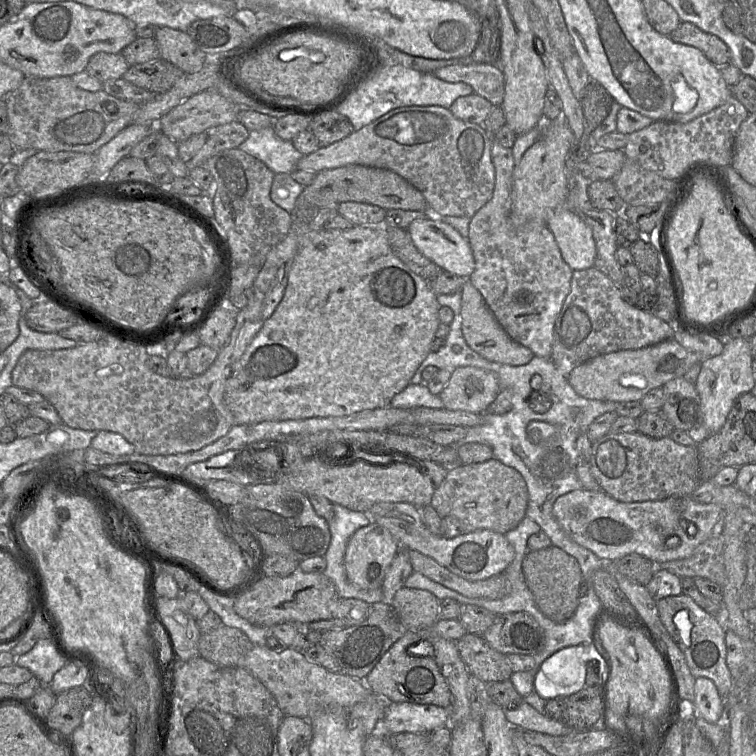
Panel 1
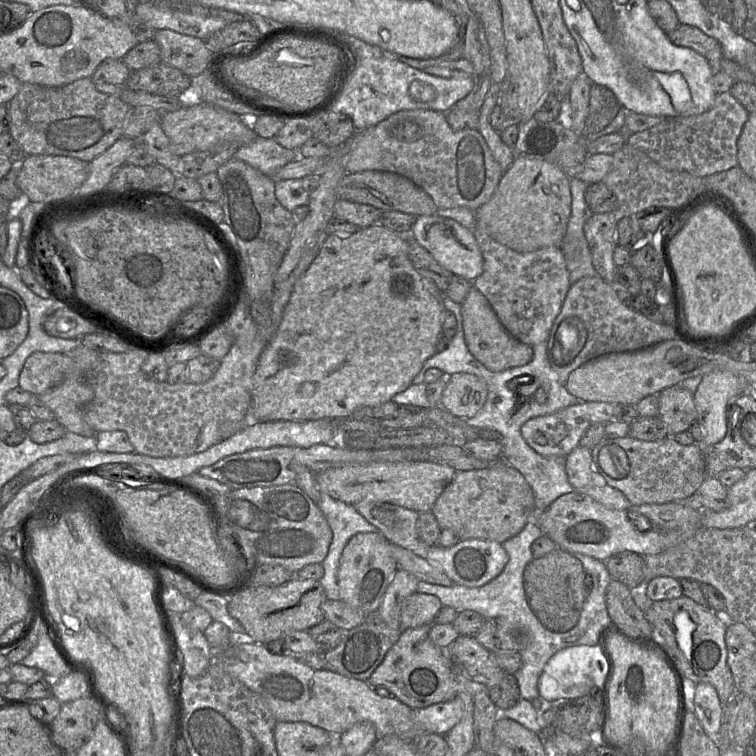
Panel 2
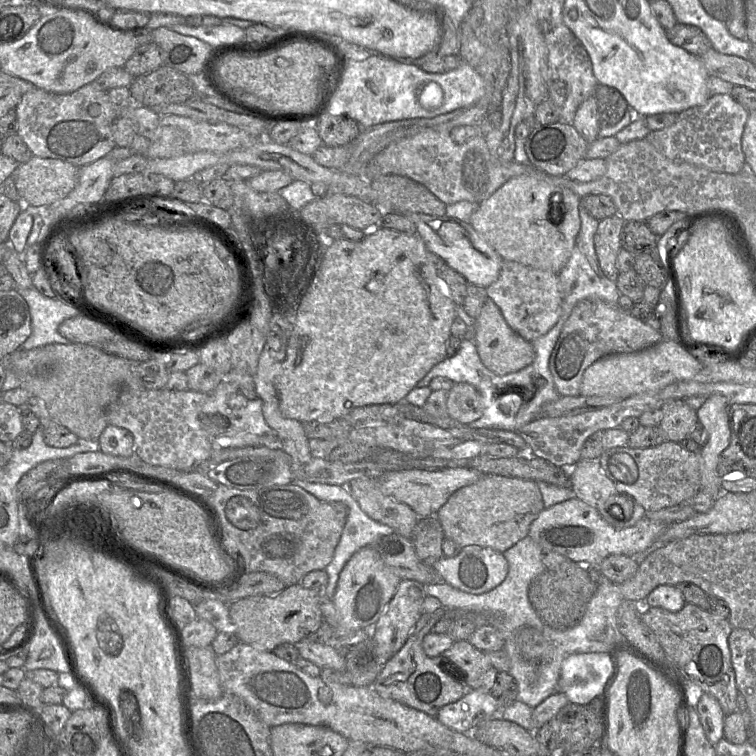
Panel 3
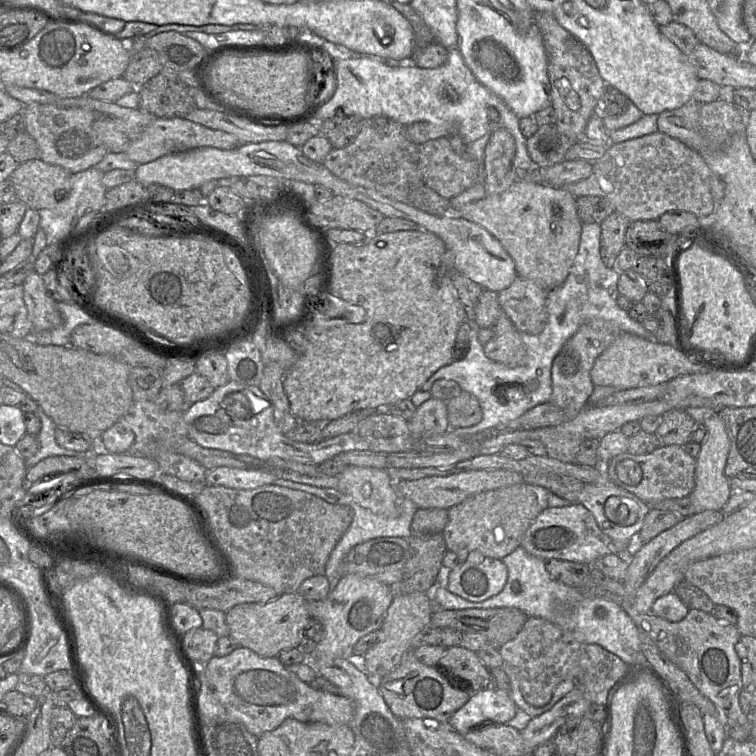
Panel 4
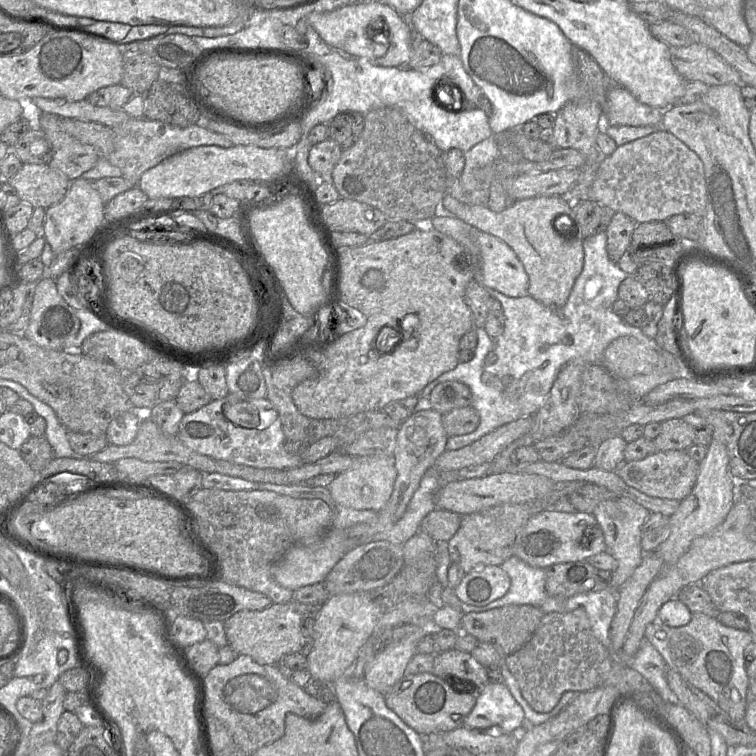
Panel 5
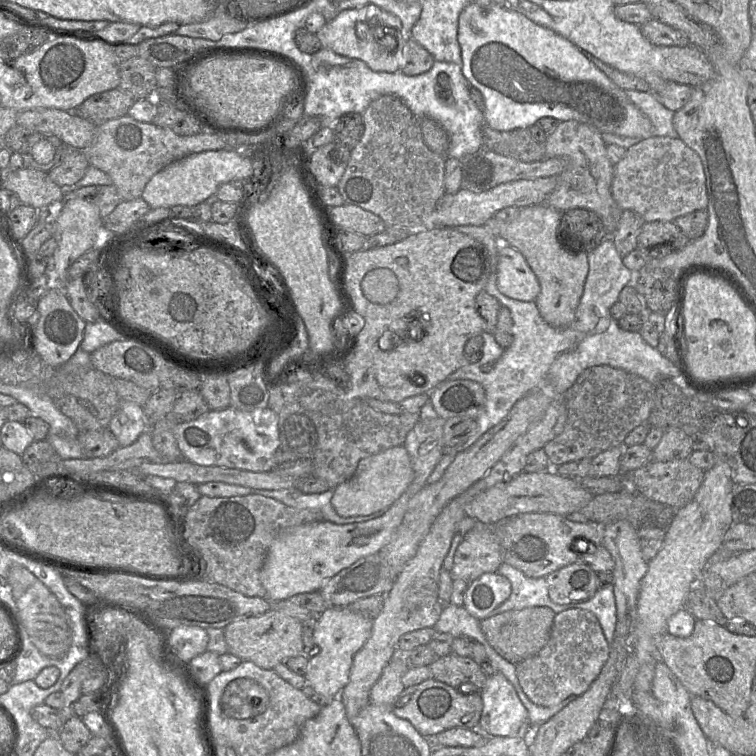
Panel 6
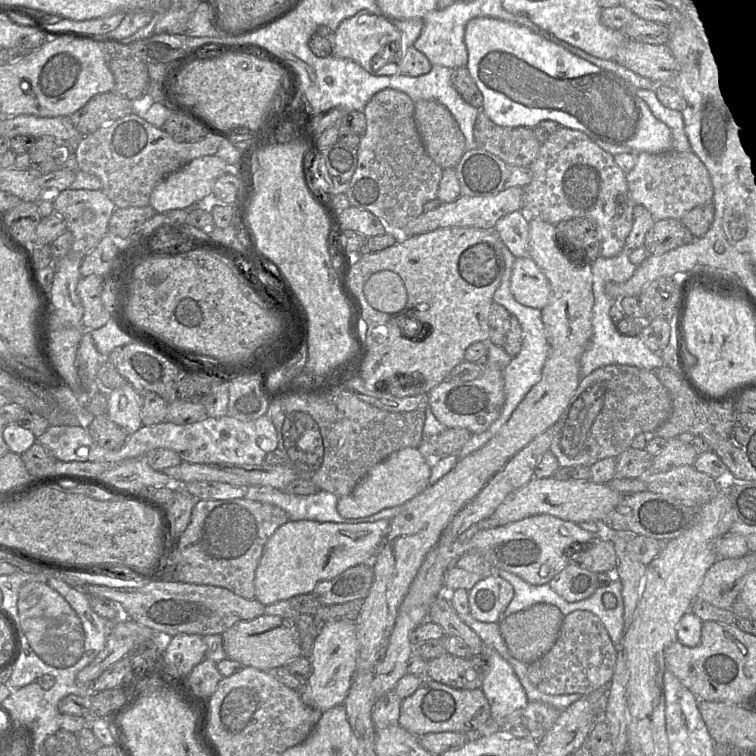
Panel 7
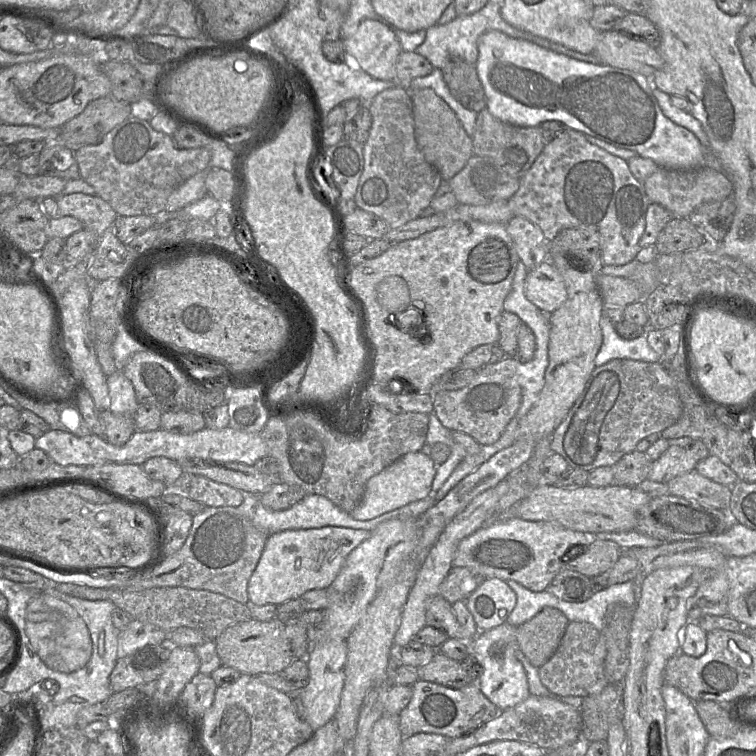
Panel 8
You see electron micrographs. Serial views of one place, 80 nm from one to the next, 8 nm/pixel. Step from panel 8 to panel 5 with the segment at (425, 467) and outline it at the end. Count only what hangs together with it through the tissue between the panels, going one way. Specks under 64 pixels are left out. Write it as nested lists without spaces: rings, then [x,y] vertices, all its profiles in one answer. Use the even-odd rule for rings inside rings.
[[[371,455],[355,457],[355,463],[349,469],[338,473],[332,483],[328,486],[334,501],[342,506],[358,510],[382,510],[391,498],[397,471],[392,455]]]

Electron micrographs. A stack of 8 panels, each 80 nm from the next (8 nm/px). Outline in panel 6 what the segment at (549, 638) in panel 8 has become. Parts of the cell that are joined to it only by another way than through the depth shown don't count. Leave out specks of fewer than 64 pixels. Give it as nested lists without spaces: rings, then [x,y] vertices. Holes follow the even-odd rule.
[[[549,607],[510,610],[479,620],[481,630],[493,649],[507,661],[517,664],[538,653],[548,642],[556,613]]]

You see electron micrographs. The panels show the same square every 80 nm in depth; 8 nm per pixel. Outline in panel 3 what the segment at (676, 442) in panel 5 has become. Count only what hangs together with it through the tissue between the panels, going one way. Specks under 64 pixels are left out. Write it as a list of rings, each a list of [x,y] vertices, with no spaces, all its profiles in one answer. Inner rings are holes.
[[[669,400],[663,404],[660,428],[666,440],[681,442],[689,437],[690,432],[698,423],[697,411],[692,409],[685,400]]]

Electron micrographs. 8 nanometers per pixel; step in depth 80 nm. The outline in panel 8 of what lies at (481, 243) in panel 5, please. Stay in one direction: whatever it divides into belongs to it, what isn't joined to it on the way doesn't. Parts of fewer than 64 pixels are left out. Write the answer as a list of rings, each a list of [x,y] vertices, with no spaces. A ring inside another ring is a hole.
[[[549,260],[527,273],[524,293],[527,300],[545,314],[557,310],[567,299],[563,278]]]

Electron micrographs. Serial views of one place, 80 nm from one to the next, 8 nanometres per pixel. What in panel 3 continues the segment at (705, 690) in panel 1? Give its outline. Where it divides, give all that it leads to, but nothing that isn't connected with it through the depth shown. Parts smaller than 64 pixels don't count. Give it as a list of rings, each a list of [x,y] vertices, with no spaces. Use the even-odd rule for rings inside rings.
[[[703,692],[697,702],[696,710],[709,742],[716,745],[723,738],[725,714],[712,695]]]

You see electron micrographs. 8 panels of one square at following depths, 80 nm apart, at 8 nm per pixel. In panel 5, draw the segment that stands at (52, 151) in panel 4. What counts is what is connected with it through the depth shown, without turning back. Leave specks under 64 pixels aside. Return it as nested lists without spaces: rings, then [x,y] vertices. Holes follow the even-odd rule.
[[[43,113],[40,115],[39,124],[54,149],[49,167],[62,172],[72,181],[92,169],[100,155],[96,148],[82,144],[61,130],[60,118],[53,114]]]

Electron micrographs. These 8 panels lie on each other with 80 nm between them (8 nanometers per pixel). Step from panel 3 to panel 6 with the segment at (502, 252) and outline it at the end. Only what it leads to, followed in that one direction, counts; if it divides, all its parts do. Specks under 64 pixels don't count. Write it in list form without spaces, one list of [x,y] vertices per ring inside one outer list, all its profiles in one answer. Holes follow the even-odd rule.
[[[535,204],[519,208],[518,215],[510,222],[496,220],[493,216],[485,224],[501,243],[523,254],[540,284],[540,293],[535,300],[540,315],[556,328],[567,327],[573,322],[589,271],[585,250],[574,252],[561,244],[557,235],[561,216],[562,213],[554,208]]]

